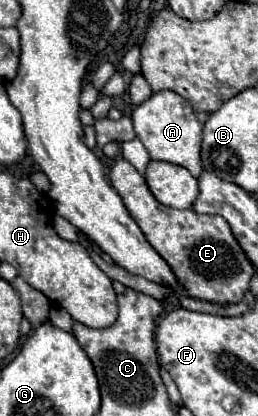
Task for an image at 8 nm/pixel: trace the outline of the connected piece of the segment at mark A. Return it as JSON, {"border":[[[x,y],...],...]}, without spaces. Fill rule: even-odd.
{"border":[[[161,90],[151,94],[143,104],[135,106],[133,114],[135,134],[145,142],[153,160],[165,160],[187,168],[195,178],[201,174],[201,122],[197,120],[191,104],[173,90]]]}

